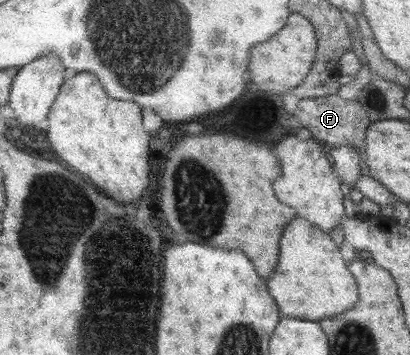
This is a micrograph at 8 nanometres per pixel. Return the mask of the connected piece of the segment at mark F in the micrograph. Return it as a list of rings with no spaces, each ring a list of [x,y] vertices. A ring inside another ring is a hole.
[[[339,93],[321,98],[308,98],[298,103],[298,108],[292,110],[292,115],[298,122],[310,130],[315,139],[327,146],[340,147],[354,145],[367,152],[367,130],[372,128],[372,119],[367,115],[366,108],[359,101],[344,99]]]

